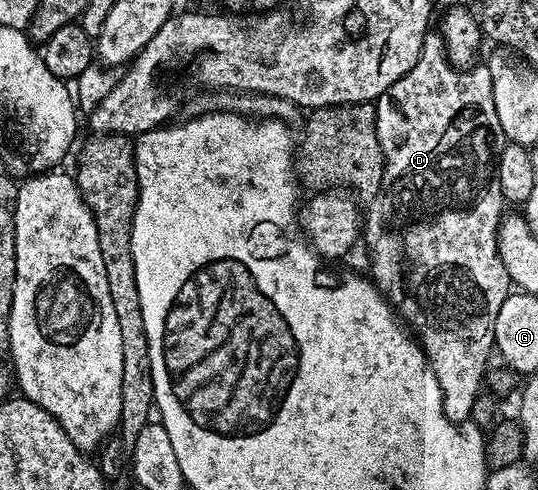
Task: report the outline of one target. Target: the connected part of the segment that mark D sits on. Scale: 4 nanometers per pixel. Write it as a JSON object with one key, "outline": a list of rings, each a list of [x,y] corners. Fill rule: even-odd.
{"outline":[[[430,32],[425,35],[425,43],[421,49],[419,60],[415,60],[415,68],[407,72],[387,92],[377,97],[377,135],[379,146],[383,148],[385,171],[379,192],[368,203],[367,213],[363,218],[363,242],[369,245],[369,266],[373,269],[372,281],[376,282],[378,290],[389,300],[389,305],[397,311],[402,322],[415,335],[421,344],[421,349],[429,358],[431,368],[439,380],[439,388],[443,392],[443,408],[445,414],[455,423],[468,422],[473,416],[473,405],[477,395],[482,393],[481,377],[485,374],[485,361],[489,352],[494,349],[495,318],[499,308],[511,293],[511,283],[507,268],[503,268],[503,260],[497,247],[497,230],[503,217],[503,199],[501,197],[499,180],[497,179],[497,162],[503,147],[503,135],[499,119],[495,112],[495,102],[492,100],[491,72],[485,64],[473,64],[468,68],[458,68],[449,62],[445,52],[444,40],[440,33]]]}

